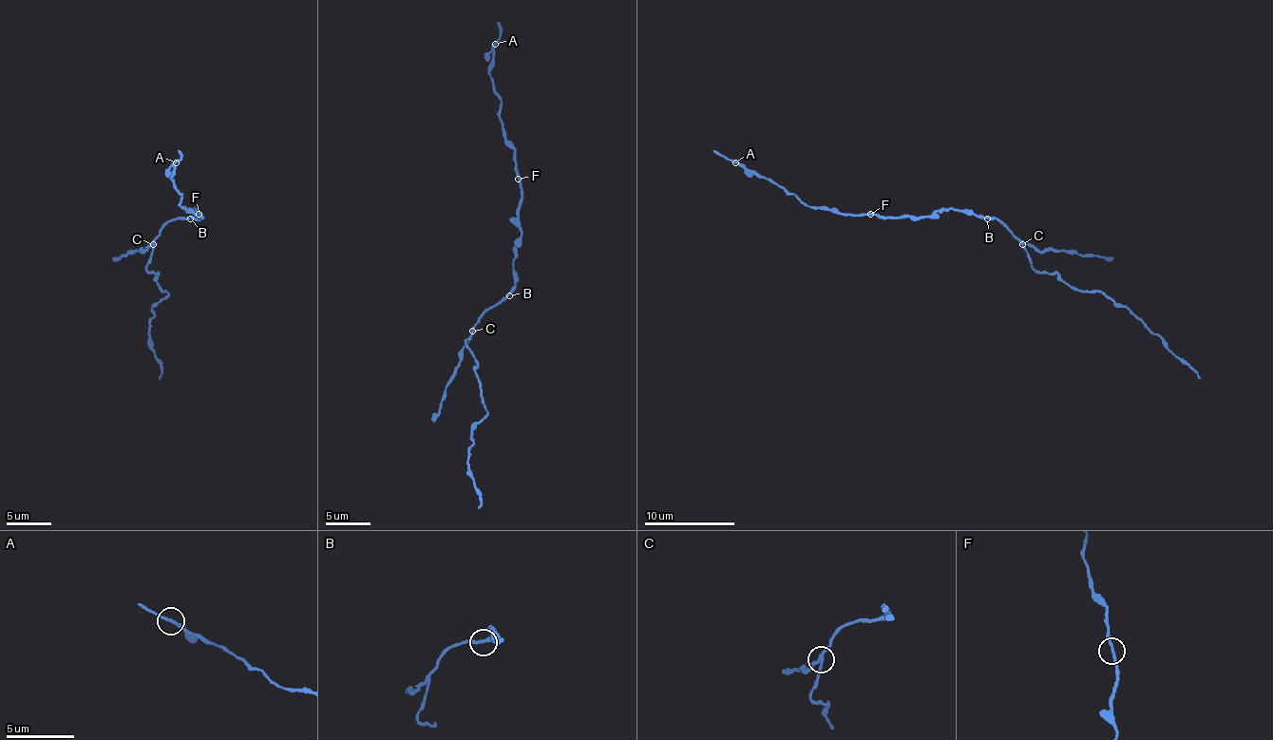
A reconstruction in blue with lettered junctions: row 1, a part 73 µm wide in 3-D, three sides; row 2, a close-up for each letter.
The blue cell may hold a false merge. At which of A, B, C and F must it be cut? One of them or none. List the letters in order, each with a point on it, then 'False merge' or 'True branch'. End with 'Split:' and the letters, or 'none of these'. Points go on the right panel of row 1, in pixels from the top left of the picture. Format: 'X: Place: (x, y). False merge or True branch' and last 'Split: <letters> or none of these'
A: Place: (735, 162). True branch
B: Place: (987, 218). True branch
C: Place: (1022, 244). False merge
F: Place: (870, 214). True branch
Split: C

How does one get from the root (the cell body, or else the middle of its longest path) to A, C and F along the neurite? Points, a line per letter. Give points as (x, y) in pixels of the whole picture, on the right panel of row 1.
A: (985, 217), (956, 209), (936, 209), (928, 217), (836, 214), (827, 207), (805, 205), (735, 162)
C: (985, 217), (998, 218), (1023, 243)
F: (985, 217), (956, 209), (936, 209), (928, 217), (870, 214)

